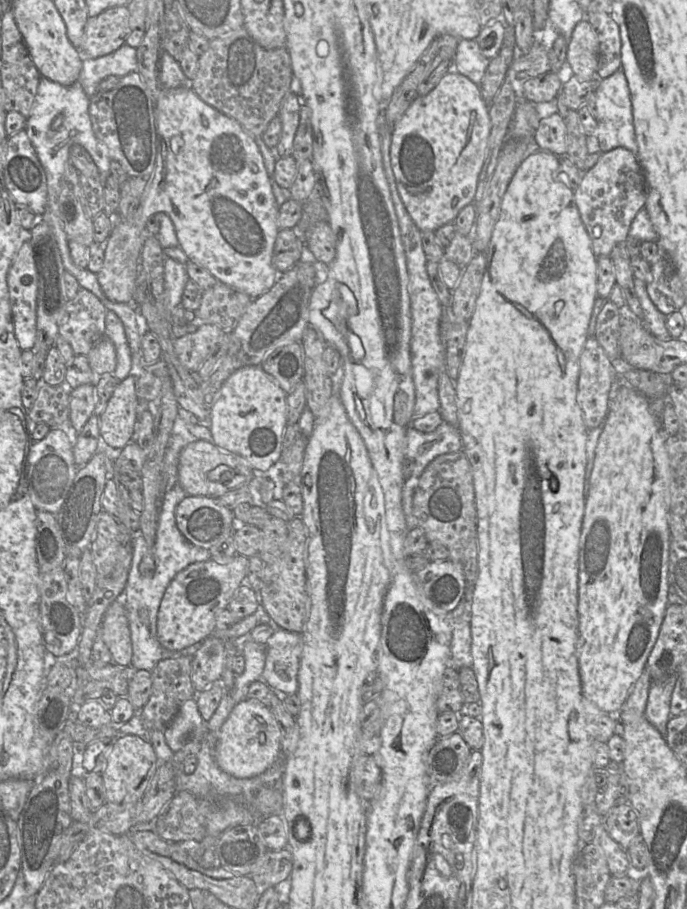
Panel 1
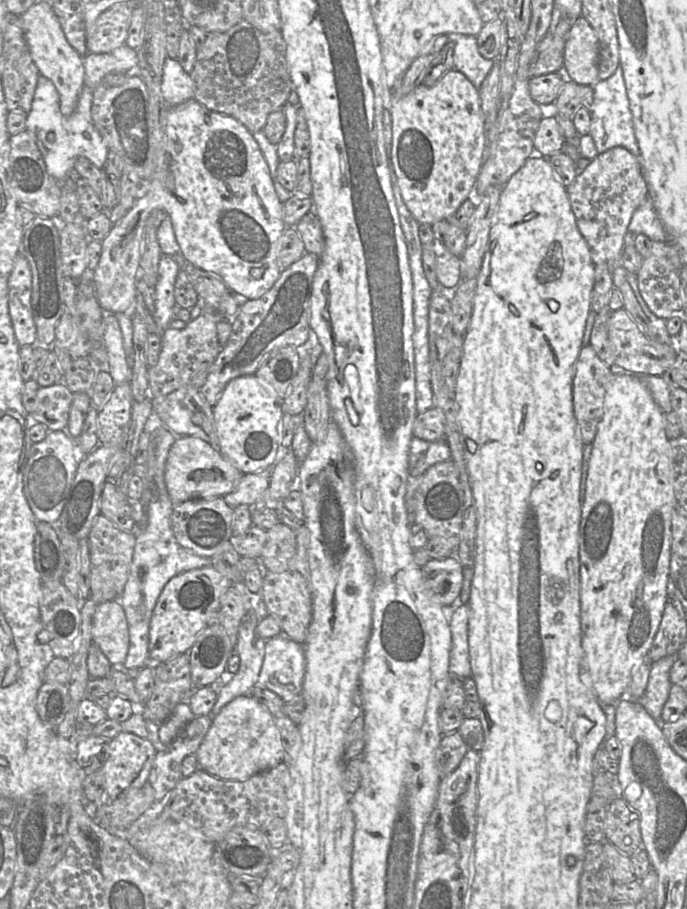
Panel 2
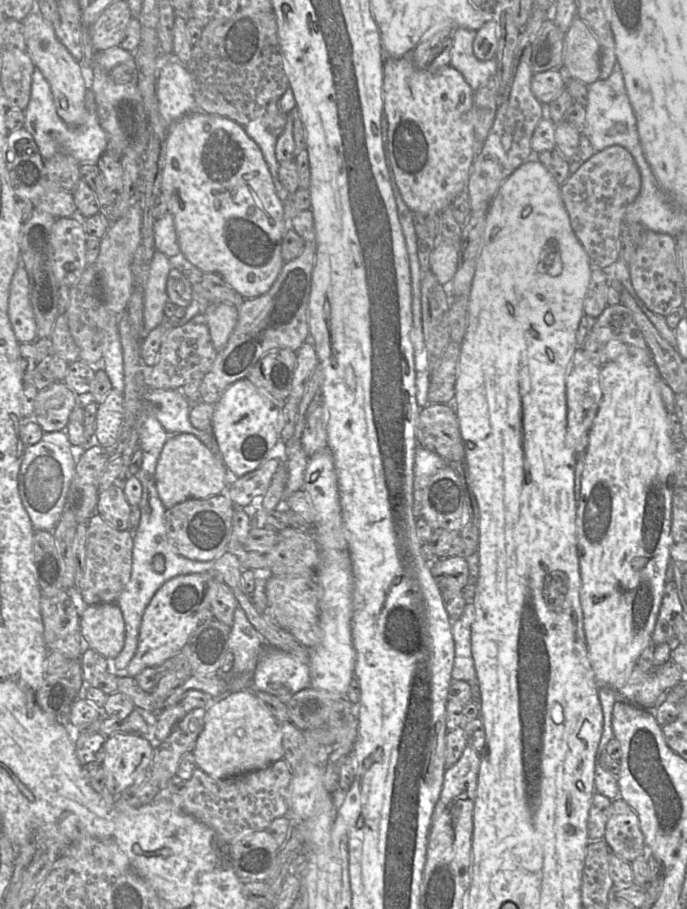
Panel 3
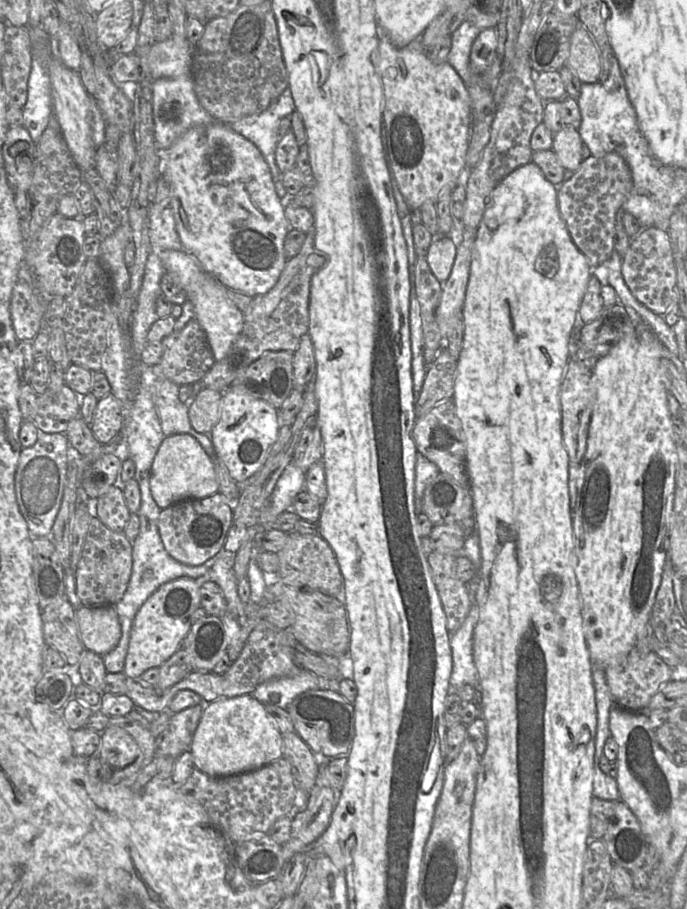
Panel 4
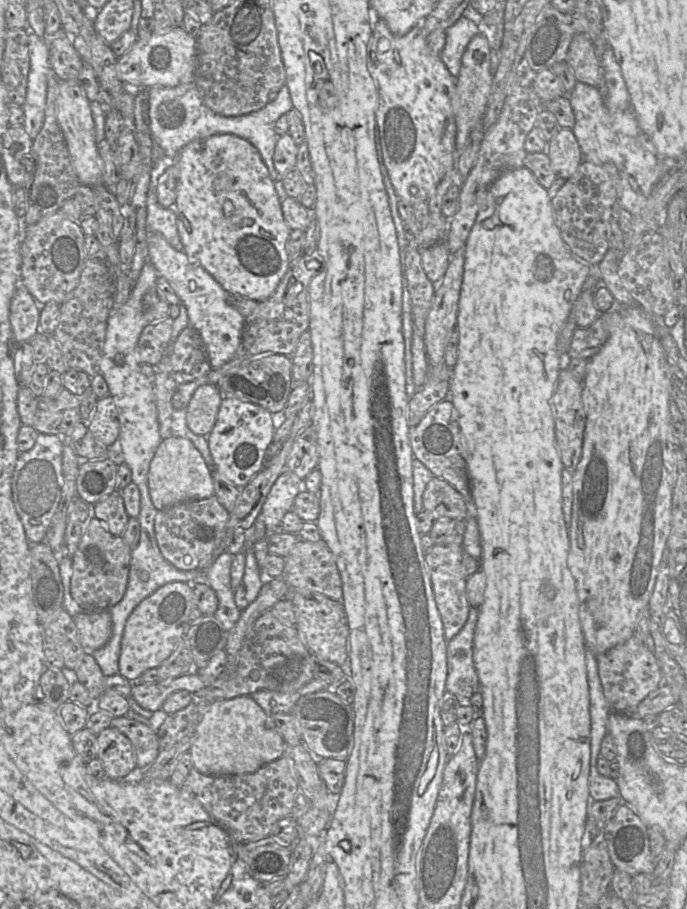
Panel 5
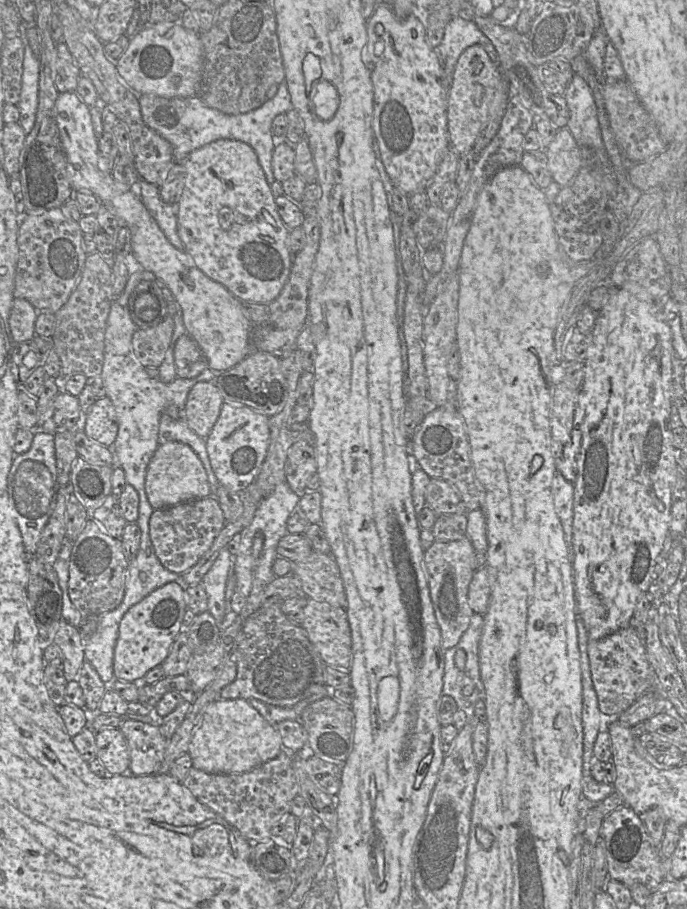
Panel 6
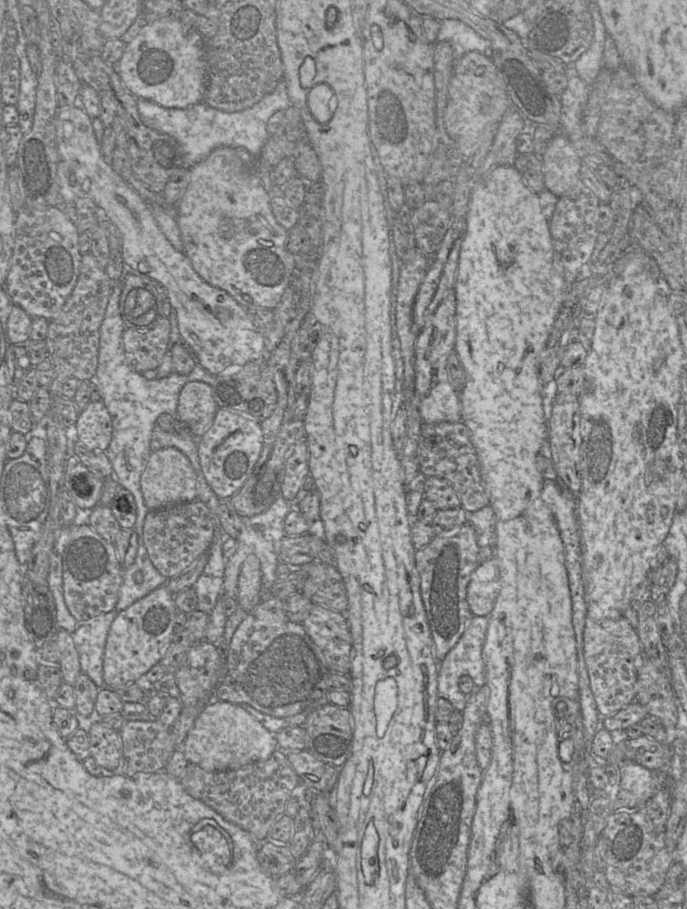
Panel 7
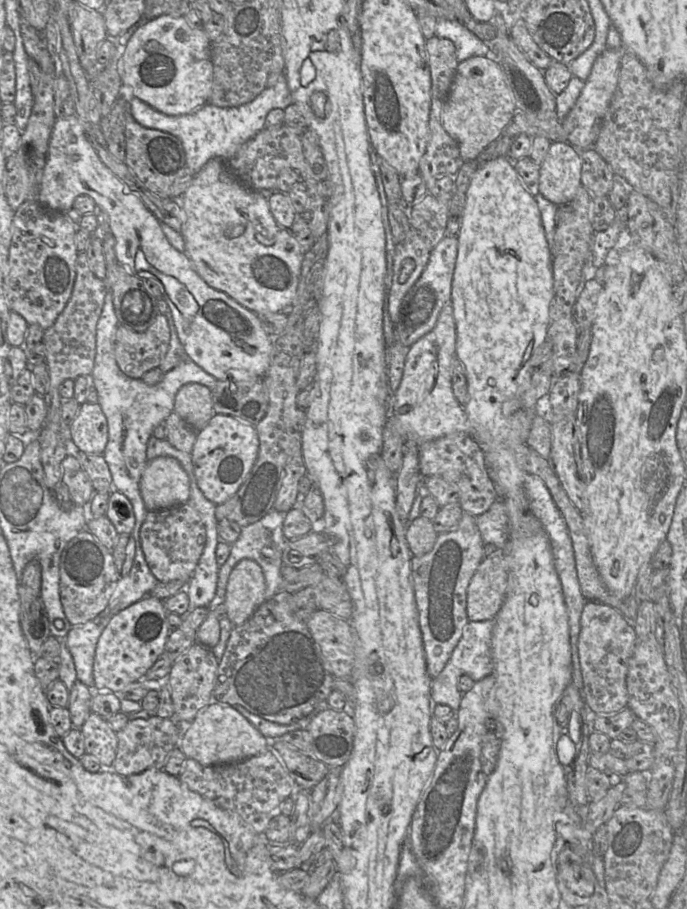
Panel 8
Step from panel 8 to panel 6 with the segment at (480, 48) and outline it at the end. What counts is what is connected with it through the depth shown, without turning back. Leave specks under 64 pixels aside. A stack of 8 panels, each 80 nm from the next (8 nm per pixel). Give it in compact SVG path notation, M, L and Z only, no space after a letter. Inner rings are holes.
M454 17L444 28L443 39L436 49L442 67L451 76L458 58L468 47L479 44L484 47L490 59L497 63L497 53L486 36L471 19Z

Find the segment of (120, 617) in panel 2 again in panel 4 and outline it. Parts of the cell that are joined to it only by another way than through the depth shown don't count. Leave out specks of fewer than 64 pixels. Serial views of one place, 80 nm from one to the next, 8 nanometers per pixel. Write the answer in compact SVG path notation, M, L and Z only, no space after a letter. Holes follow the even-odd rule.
M81 606L75 611L75 619L85 650L105 655L118 645L121 626L114 606Z

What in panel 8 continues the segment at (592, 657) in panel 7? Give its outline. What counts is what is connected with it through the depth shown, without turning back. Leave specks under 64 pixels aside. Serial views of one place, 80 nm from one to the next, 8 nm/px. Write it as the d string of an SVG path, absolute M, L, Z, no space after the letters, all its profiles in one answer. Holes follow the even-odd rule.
M585 601L577 647L583 677L582 698L591 714L614 714L628 705L628 662L638 641L633 623L609 605Z

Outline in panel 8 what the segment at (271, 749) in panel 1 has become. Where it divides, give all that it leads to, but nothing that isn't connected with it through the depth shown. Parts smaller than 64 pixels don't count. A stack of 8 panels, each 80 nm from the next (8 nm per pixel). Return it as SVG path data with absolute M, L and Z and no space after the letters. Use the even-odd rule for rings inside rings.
M212 700L190 724L180 726L182 735L179 748L187 758L204 766L237 763L269 750L269 740L231 705L225 703Z

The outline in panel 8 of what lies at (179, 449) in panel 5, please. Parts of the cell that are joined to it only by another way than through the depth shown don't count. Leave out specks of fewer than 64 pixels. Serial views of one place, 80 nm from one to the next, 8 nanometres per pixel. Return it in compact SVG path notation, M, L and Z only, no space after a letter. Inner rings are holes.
M158 456L147 462L140 493L147 511L182 505L189 500L189 477L177 459Z

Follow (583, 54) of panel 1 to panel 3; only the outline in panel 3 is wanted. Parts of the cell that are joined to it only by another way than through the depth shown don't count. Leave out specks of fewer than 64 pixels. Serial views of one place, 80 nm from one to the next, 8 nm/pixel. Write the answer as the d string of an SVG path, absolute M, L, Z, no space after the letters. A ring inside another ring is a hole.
M579 17L574 18L565 34L563 65L570 77L585 85L600 79L600 47Z

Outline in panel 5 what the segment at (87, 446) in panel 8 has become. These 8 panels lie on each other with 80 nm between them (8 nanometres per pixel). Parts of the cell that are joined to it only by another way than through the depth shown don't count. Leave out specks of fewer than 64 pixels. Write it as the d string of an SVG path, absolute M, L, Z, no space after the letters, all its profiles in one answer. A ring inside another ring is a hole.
M110 395L98 399L87 427L95 440L105 448L110 448L116 443L120 424L116 405Z

